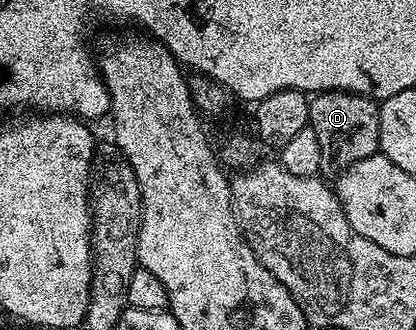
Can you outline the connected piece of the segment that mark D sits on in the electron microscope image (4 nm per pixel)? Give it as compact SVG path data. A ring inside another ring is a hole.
M323 92L310 99L309 127L315 130L315 138L319 138L322 173L340 174L355 162L378 155L380 113L378 101L353 92Z

